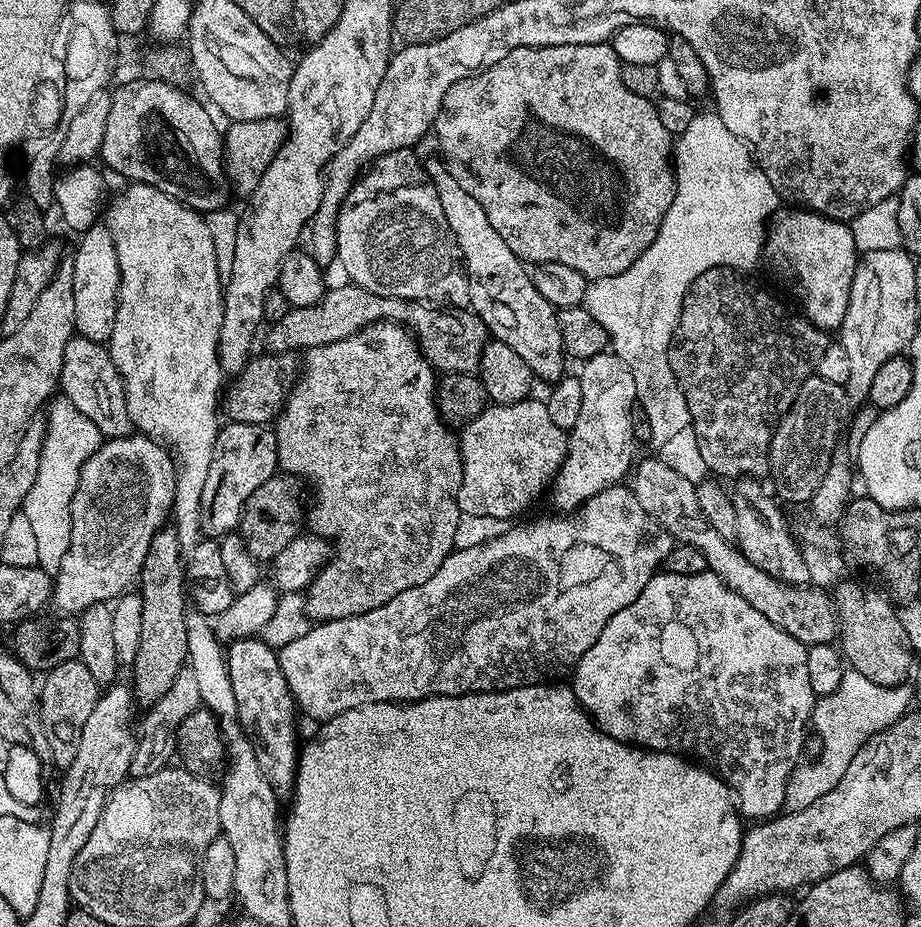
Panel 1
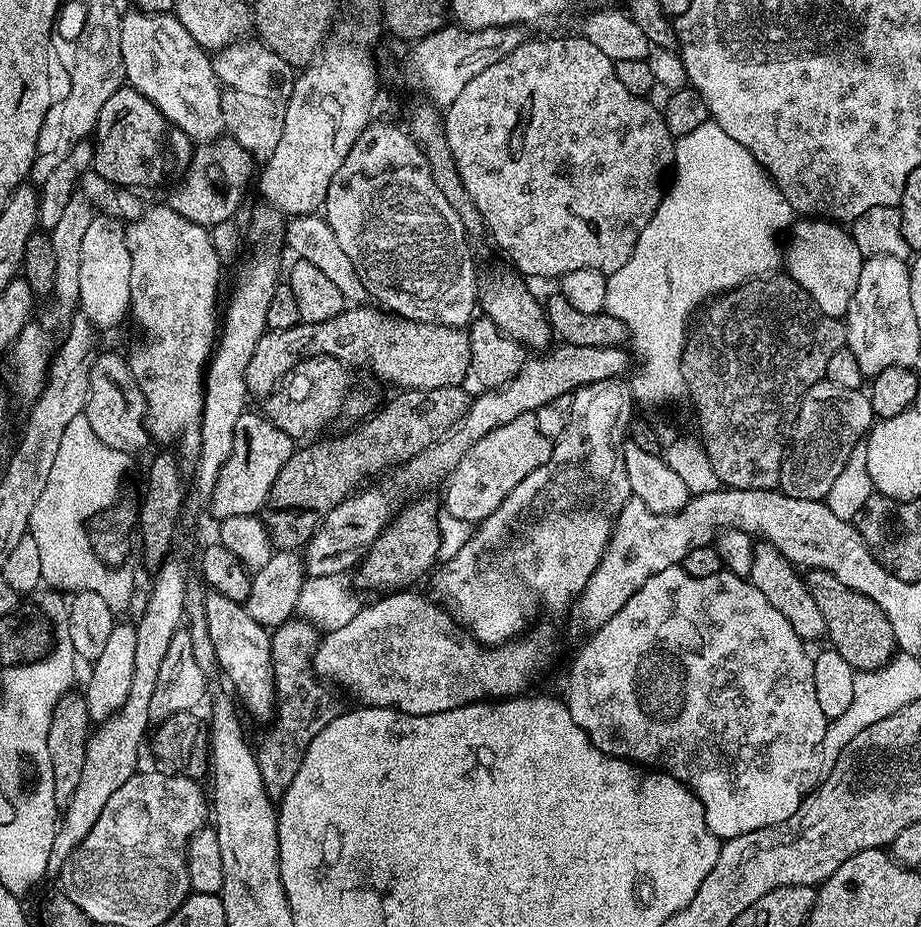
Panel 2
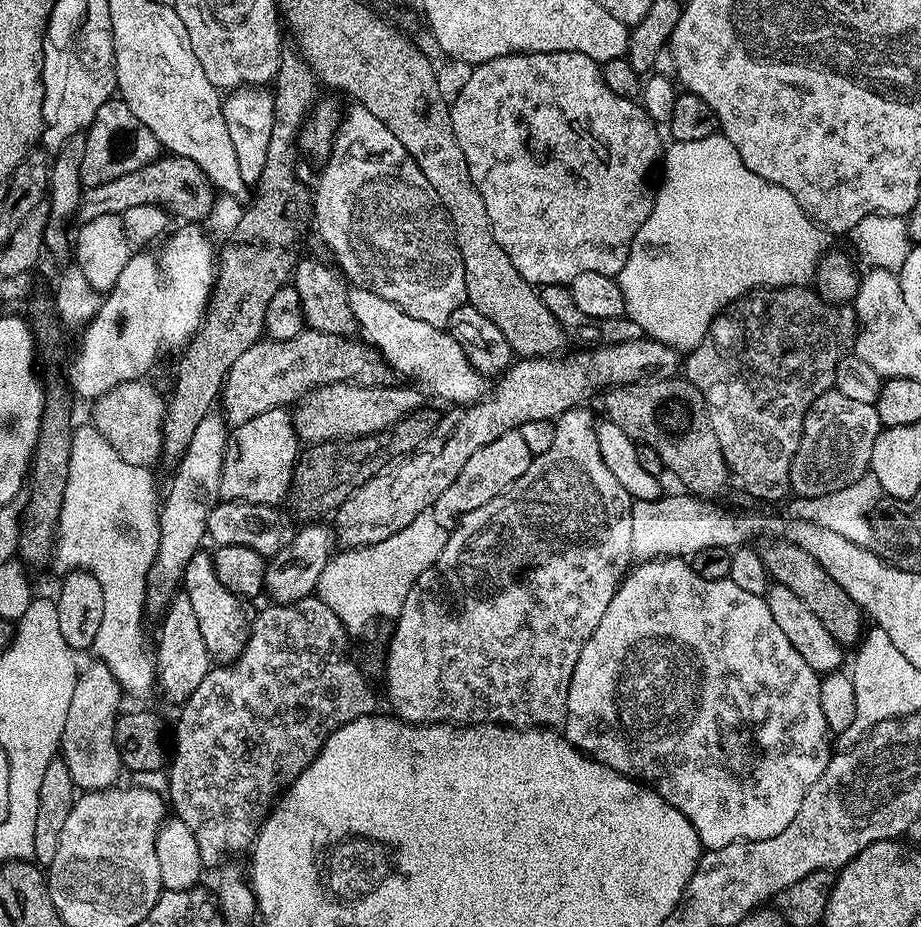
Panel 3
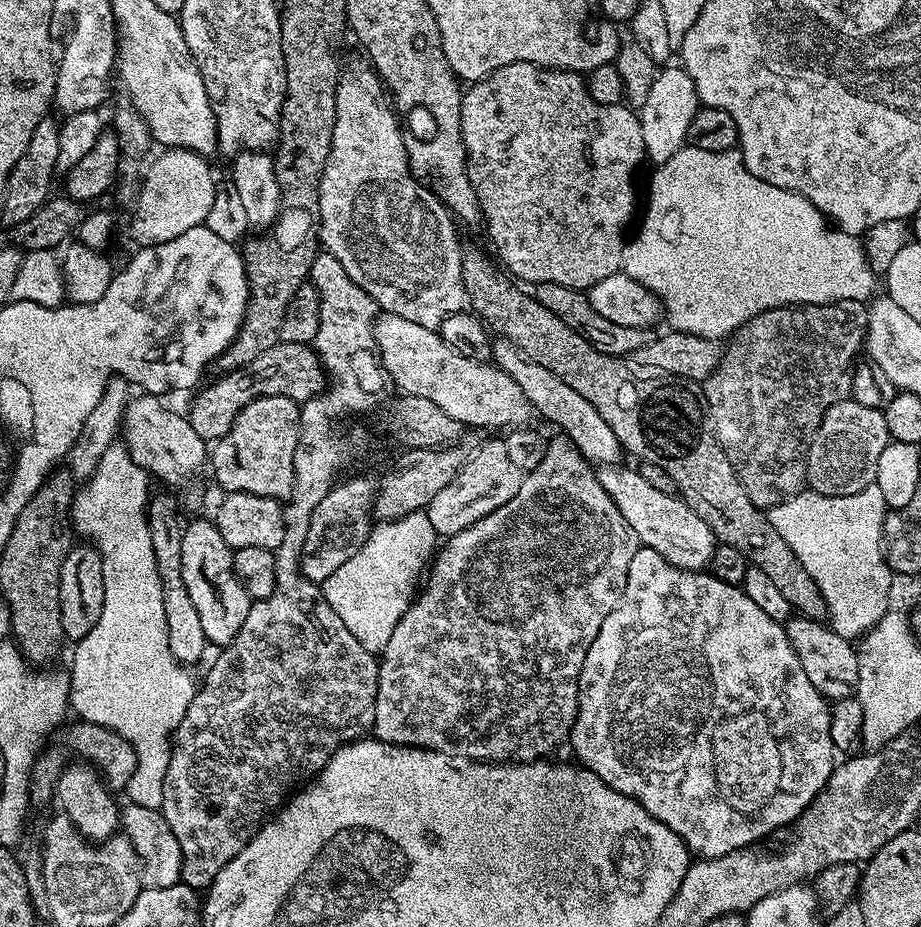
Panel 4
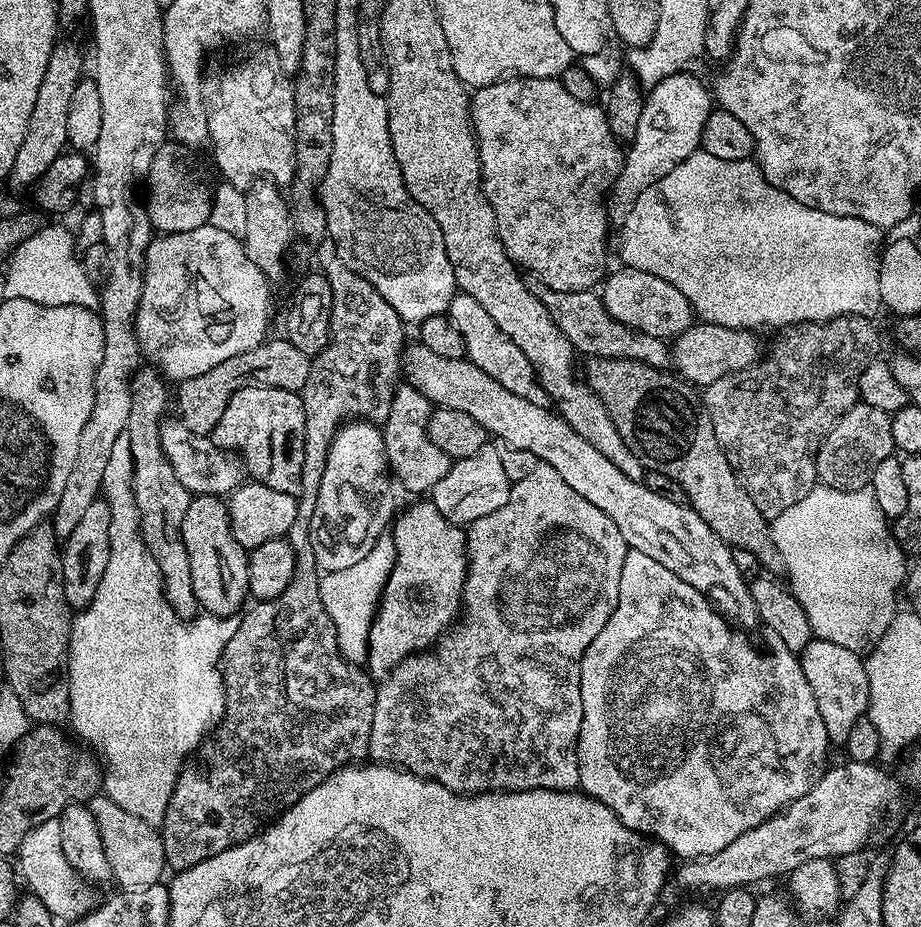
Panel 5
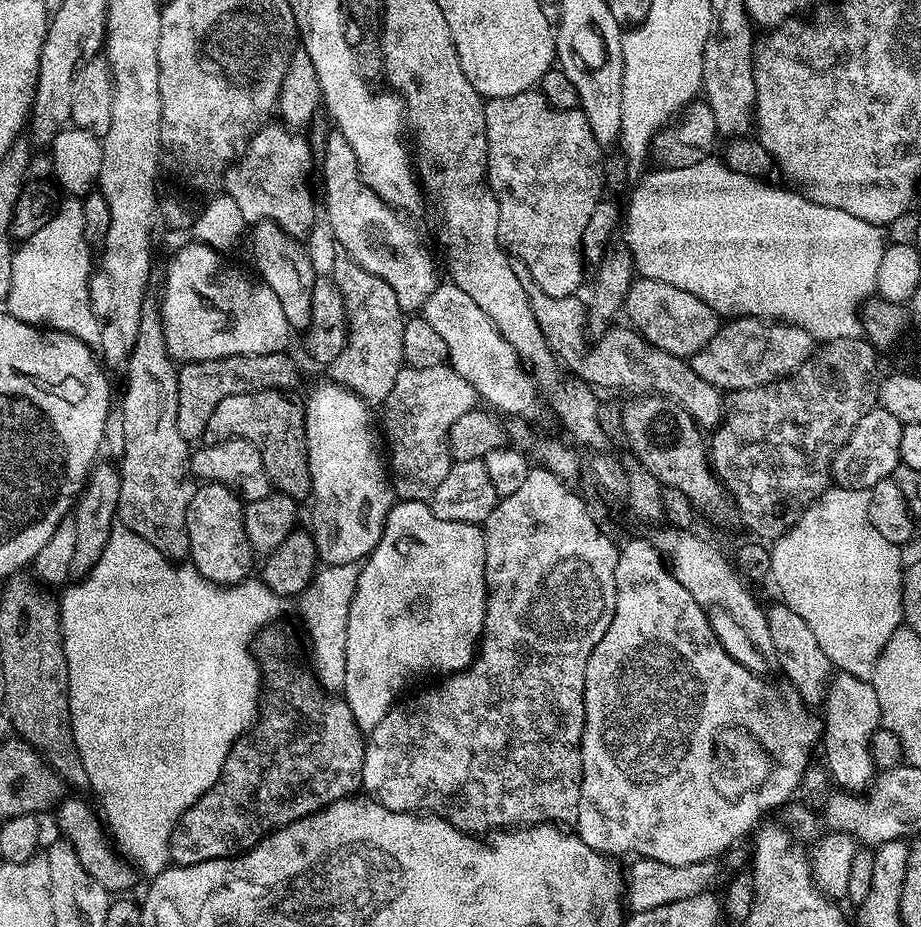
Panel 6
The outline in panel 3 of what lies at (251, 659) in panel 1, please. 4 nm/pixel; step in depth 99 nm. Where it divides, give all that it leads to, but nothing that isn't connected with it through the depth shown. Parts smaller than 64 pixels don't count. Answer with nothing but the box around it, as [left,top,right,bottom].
[182,551,250,662]

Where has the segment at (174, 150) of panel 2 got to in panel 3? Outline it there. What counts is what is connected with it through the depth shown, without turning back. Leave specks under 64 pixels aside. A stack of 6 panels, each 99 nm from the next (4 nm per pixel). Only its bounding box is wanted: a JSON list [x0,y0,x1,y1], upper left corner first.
[82,98,162,188]

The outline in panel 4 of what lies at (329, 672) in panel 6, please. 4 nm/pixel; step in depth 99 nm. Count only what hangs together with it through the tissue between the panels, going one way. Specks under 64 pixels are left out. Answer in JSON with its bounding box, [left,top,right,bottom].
[322,511,438,654]

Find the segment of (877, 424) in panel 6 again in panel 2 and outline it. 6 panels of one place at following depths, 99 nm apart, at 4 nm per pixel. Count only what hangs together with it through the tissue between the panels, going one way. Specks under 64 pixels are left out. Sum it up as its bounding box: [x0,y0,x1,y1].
[779,378,875,501]

